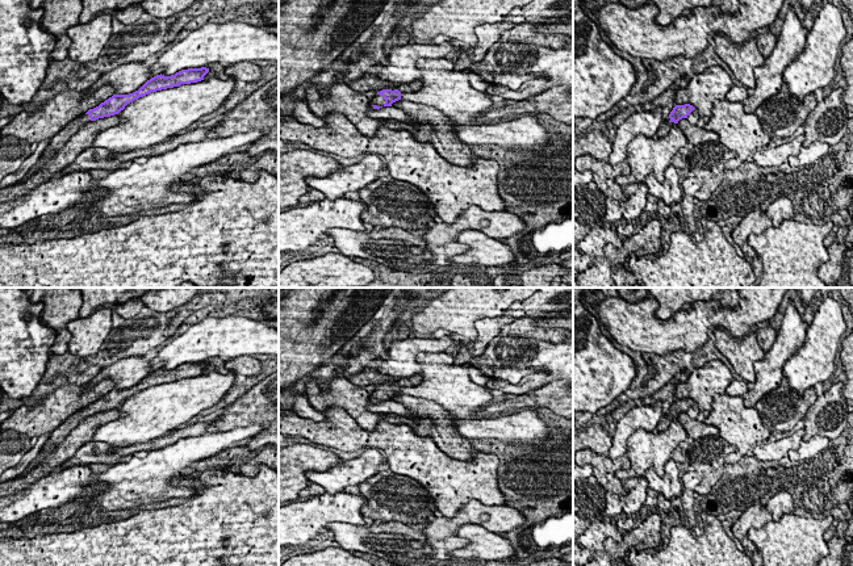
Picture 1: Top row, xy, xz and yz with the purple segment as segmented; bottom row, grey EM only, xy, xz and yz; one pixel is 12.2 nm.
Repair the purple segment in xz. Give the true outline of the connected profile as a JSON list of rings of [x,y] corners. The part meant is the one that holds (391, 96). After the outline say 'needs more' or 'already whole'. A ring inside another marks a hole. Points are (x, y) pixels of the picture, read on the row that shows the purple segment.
[[[382,89],[371,100],[373,102],[373,109],[380,109],[382,106],[392,106],[393,102],[401,100],[401,92],[398,89]]] | needs more

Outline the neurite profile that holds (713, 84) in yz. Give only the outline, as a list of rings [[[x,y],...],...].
[[[720,66],[708,67],[677,92],[676,105],[690,104],[698,110],[701,118],[710,118],[712,104],[716,100],[726,100],[726,95],[733,85],[731,76]]]

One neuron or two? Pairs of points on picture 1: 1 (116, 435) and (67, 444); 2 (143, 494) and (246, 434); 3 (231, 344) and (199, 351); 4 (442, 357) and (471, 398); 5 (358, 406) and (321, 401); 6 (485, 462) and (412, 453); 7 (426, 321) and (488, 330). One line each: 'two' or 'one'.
1: two
2: one
3: one
4: one
5: one
6: one
7: two

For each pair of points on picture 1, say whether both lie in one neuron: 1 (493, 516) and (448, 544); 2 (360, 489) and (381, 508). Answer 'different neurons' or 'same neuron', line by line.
1: different neurons
2: same neuron

